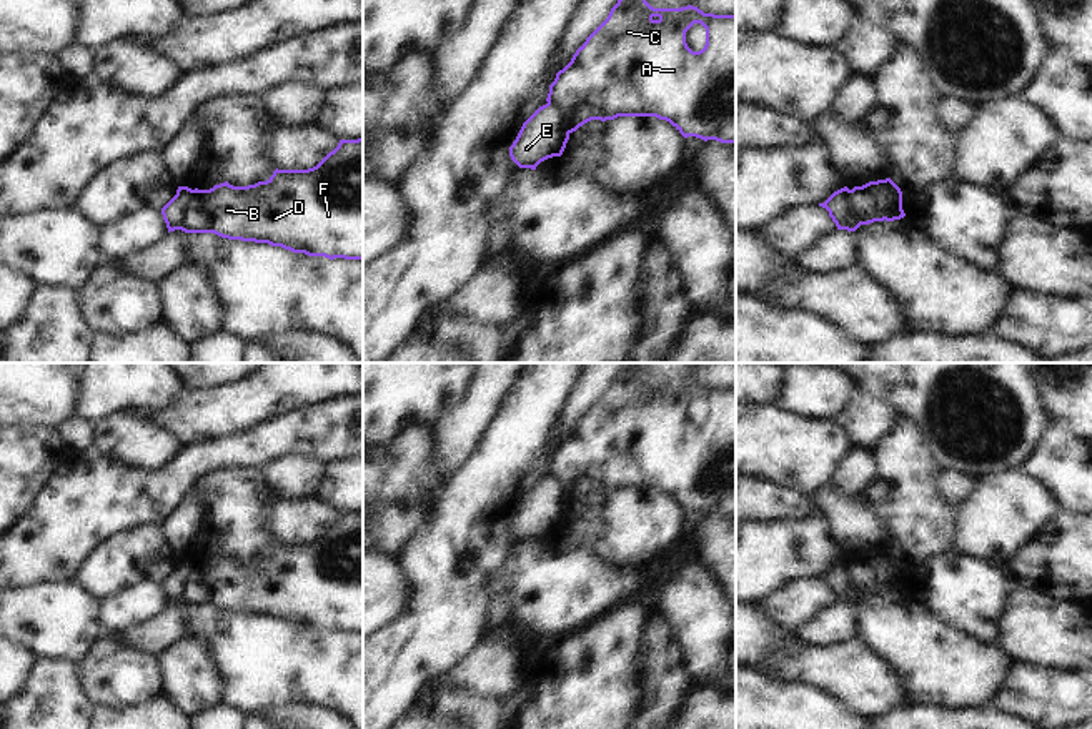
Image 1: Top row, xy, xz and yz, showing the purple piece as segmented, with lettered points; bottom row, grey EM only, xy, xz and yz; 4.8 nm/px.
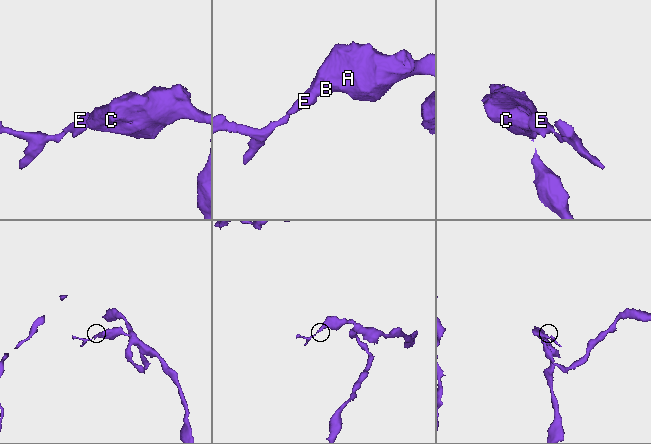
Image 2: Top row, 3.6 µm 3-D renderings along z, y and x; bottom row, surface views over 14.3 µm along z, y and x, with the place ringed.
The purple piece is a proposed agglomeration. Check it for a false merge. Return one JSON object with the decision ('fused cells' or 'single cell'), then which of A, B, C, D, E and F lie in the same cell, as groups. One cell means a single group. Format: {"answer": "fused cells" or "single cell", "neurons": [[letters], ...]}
{"answer": "fused cells", "neurons": [["A", "B", "C", "D", "F"], ["E"]]}

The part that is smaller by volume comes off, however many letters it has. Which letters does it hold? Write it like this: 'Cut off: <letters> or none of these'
Cut off: E

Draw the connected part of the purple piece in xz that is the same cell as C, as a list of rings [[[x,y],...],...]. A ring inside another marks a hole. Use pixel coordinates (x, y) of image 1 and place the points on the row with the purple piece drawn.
[[[618,0],[608,18],[556,73],[546,102],[559,110],[571,133],[591,120],[656,117],[669,122],[684,138],[736,143],[736,15],[704,13],[692,5],[654,8],[646,0]],[[694,23],[706,28],[706,45],[699,52],[692,52],[686,43],[686,32]]]

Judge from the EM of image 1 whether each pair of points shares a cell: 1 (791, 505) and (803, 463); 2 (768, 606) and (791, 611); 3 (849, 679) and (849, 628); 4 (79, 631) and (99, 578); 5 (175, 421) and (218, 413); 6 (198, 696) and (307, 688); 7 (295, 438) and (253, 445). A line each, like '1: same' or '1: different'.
1: different
2: same
3: different
4: different
5: same
6: different
7: same

